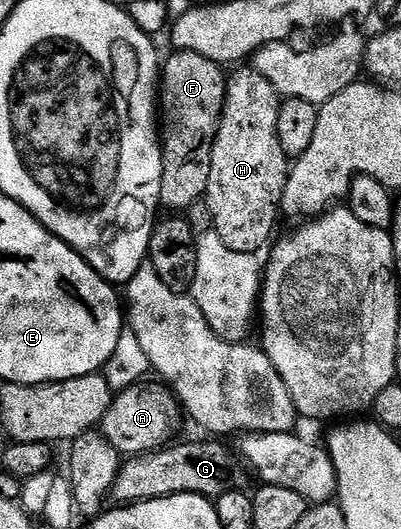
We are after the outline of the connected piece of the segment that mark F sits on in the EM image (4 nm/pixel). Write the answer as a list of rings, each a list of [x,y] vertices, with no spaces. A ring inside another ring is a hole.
[[[180,50],[171,53],[171,58],[165,59],[164,65],[160,70],[160,153],[162,155],[162,191],[158,197],[159,203],[163,207],[166,206],[170,212],[185,212],[194,201],[200,201],[204,198],[206,189],[208,188],[208,176],[210,175],[210,157],[212,156],[212,148],[214,147],[214,131],[218,129],[218,117],[222,114],[223,100],[226,98],[226,79],[227,71],[219,63],[208,60],[208,56],[200,56],[196,52],[188,52]]]

